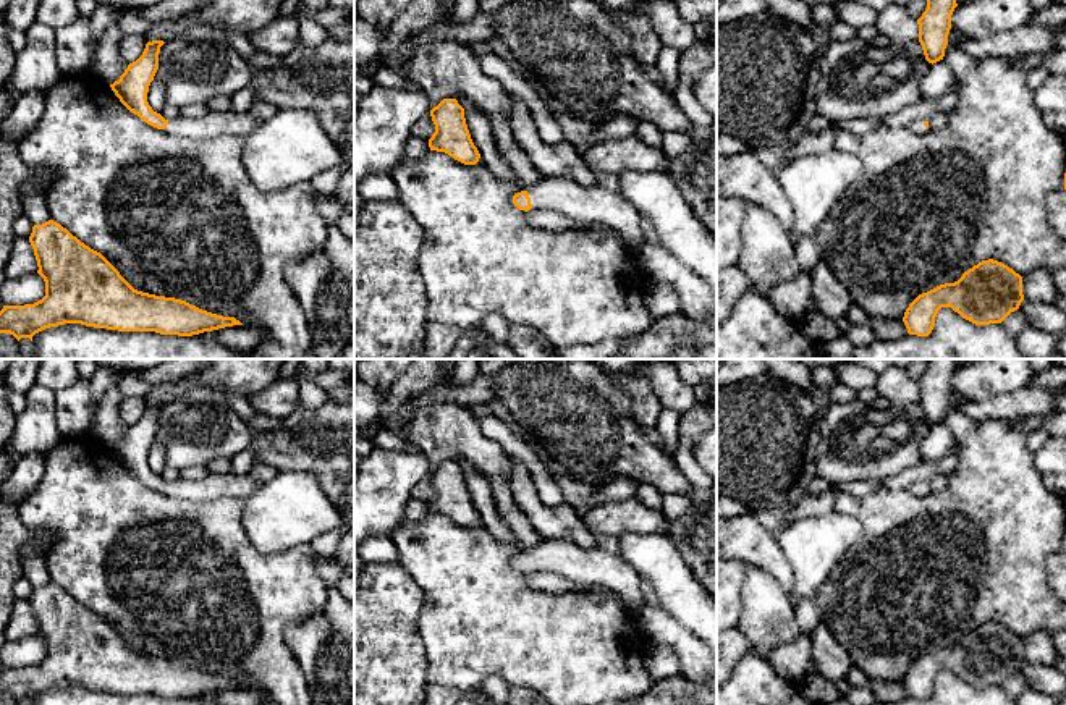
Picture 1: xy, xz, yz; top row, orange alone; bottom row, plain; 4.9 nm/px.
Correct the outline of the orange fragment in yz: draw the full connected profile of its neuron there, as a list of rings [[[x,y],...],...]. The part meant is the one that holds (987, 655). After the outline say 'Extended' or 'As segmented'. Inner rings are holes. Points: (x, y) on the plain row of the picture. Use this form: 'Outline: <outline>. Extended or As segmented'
Outline: [[[988,621],[964,634],[958,644],[919,656],[906,671],[903,684],[909,697],[929,699],[941,669],[951,669],[975,687],[990,687],[1001,686],[1022,663],[1022,639]]]. As segmented

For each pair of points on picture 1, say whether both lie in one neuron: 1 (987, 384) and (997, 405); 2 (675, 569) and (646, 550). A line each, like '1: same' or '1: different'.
1: different
2: same

